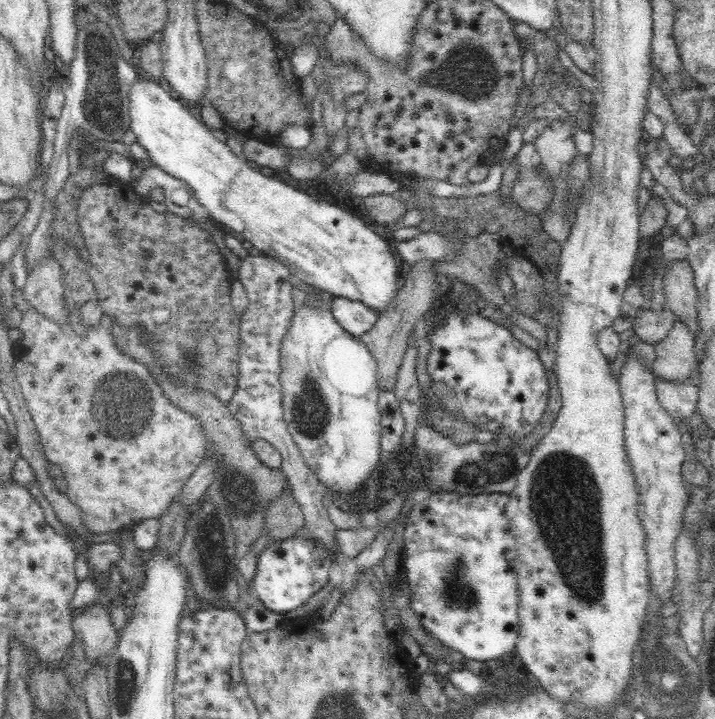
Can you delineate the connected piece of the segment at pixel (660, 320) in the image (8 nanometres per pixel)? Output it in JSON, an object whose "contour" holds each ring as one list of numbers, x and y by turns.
{"contour":[[669,308,642,311,636,315,633,329,637,338,655,345,668,336,667,332,673,327,676,319,675,314]]}

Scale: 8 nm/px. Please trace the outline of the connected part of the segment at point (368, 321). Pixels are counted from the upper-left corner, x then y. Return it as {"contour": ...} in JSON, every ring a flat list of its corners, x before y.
{"contour":[[334,297,330,309,336,322,355,337,361,337,368,332,379,317,373,308,363,302,344,297]]}

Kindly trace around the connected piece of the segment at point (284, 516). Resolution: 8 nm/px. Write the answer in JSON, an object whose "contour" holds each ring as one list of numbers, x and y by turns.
{"contour":[[288,486,268,503,265,512,265,526,269,536,280,536,278,541,294,537,304,527,304,513,294,500,291,486]]}

